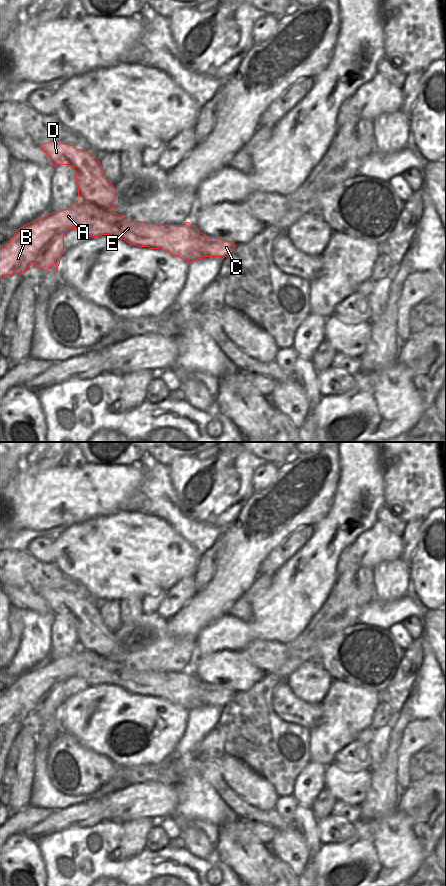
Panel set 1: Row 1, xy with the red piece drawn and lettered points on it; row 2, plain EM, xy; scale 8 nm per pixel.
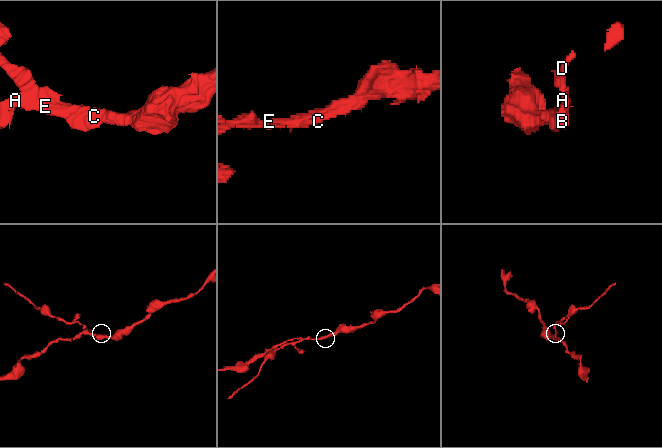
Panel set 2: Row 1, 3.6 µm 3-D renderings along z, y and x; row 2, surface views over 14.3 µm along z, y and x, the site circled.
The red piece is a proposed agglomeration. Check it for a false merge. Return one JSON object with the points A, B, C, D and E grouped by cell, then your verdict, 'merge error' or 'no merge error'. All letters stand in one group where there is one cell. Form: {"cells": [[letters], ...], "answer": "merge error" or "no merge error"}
{"cells": [["A", "B", "E"], ["C", "D"]], "answer": "merge error"}

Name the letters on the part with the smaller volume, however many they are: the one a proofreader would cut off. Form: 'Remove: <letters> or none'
Remove: C, D

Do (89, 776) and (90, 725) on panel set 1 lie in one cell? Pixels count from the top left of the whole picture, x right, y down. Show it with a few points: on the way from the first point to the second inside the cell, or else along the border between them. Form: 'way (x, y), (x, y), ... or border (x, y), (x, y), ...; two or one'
border (70, 735), (110, 760); two

